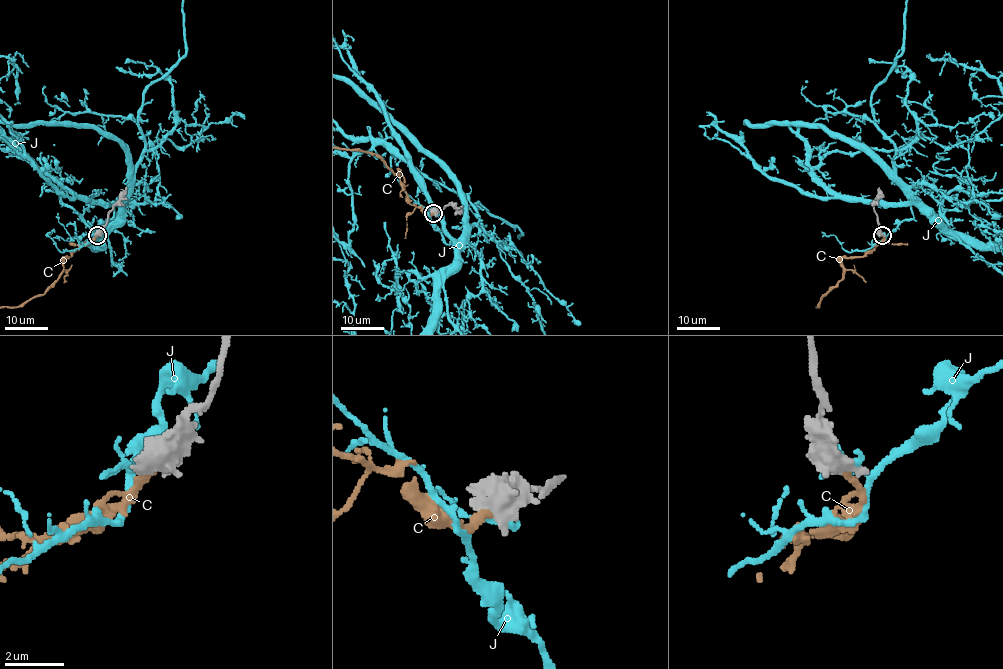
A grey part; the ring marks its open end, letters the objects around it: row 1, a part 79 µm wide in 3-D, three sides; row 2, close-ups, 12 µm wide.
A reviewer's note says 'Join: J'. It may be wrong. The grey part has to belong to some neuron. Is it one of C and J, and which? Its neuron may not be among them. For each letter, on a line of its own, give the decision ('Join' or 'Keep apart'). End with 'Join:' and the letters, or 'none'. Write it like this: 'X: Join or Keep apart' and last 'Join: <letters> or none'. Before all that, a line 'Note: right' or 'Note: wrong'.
Note: wrong
C: Join
J: Keep apart
Join: C

